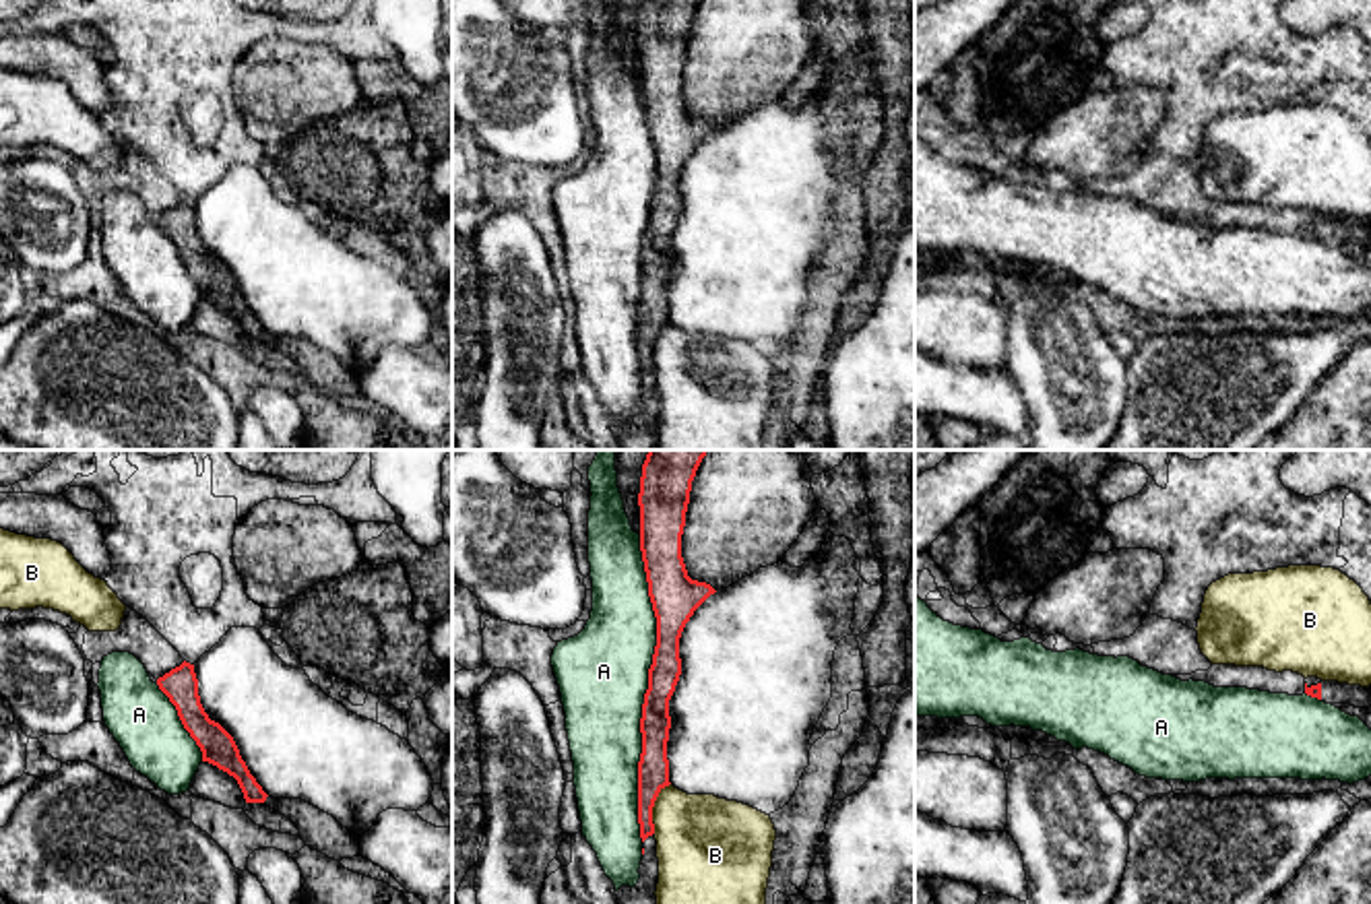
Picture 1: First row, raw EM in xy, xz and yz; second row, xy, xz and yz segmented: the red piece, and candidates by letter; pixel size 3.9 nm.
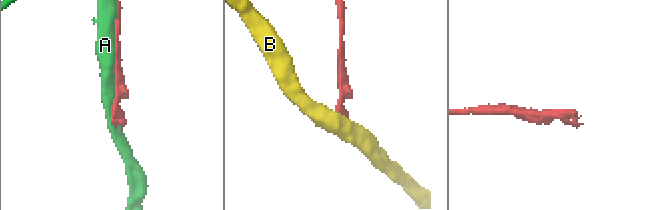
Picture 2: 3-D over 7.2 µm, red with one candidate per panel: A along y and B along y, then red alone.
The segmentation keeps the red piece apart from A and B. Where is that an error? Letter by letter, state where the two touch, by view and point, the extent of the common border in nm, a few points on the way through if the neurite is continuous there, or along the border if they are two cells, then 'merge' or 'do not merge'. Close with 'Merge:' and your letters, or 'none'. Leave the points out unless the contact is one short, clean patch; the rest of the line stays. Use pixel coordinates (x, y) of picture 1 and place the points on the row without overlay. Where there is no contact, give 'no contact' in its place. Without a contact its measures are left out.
A: contact xz (649, 226); length 1200 nm; do not merge
B: contact xz (653, 343); length 220 nm; do not merge
Merge: none

